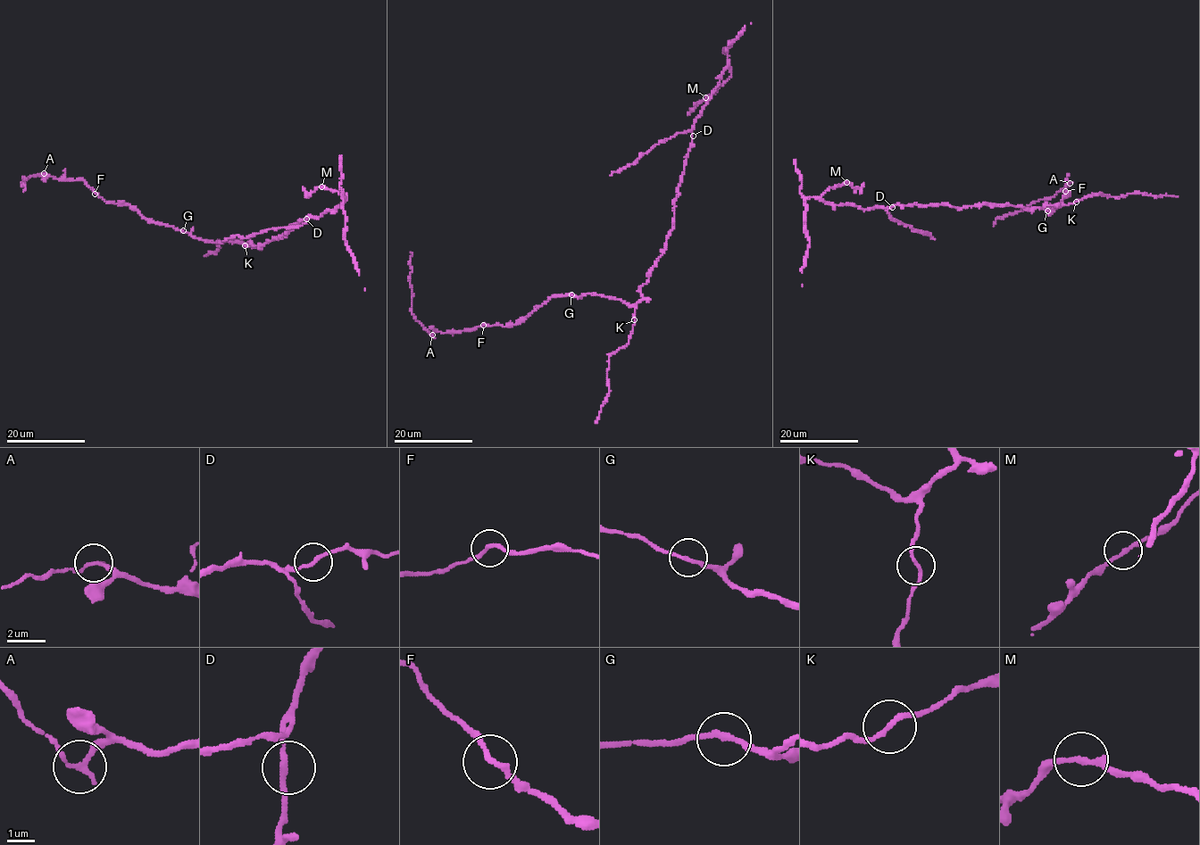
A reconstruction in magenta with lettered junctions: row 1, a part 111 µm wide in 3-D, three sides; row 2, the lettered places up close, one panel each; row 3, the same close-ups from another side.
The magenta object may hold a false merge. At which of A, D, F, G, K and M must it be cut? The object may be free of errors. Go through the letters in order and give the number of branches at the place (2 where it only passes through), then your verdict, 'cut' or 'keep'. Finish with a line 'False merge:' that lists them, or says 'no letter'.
A: 2 | cut
D: 2 | keep
F: 2 | keep
G: 2 | keep
K: 2 | keep
M: 2 | keep
False merge: A

